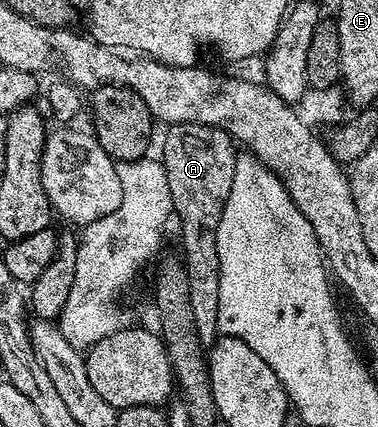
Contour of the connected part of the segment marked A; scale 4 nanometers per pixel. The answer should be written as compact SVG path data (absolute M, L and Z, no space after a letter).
M183 122L170 125L165 131L165 158L163 165L167 172L167 184L171 188L175 222L181 225L181 246L185 249L183 261L187 272L187 284L191 288L191 312L195 315L195 328L199 332L201 345L208 348L217 341L219 331L219 252L217 251L217 229L235 180L235 164L238 147L227 131L219 127L204 126L197 122Z

